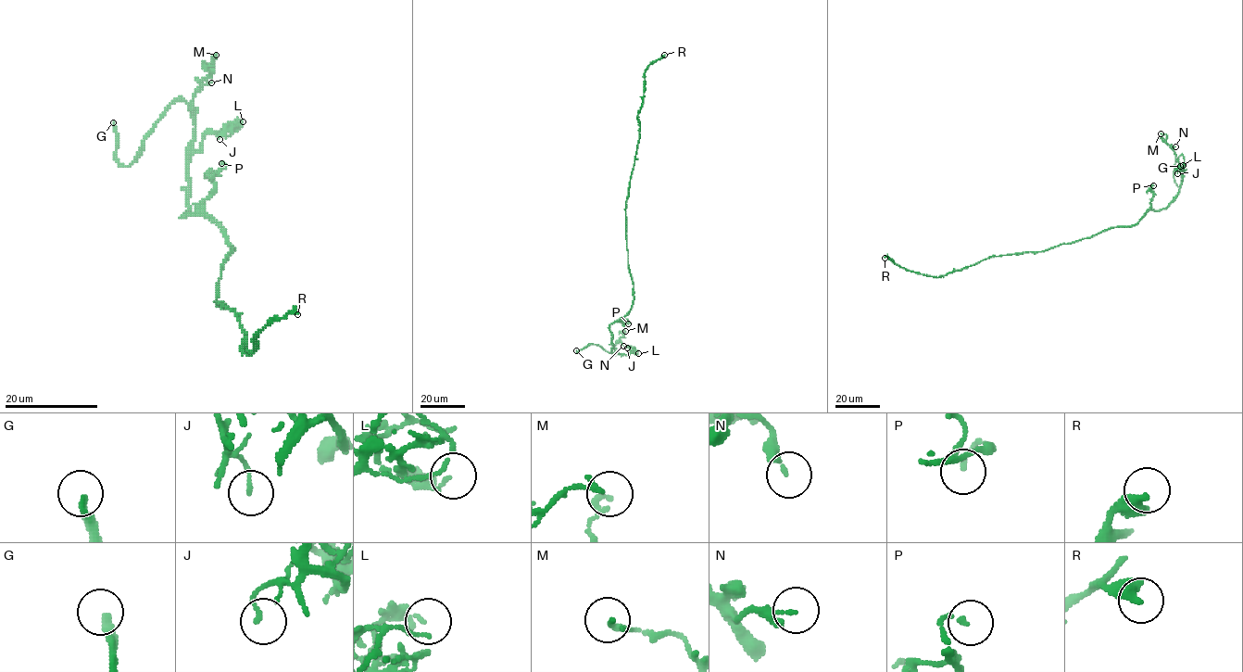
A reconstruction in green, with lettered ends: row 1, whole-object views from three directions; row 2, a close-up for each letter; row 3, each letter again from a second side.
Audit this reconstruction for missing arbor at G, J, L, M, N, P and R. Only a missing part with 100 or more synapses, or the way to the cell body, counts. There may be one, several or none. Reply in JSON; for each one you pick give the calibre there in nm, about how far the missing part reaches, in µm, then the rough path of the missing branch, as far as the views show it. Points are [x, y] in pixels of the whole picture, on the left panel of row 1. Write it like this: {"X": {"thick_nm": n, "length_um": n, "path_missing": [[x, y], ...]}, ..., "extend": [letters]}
{"G": {"thick_nm": 260, "length_um": 8, "path_missing": [[113, 122], [110, 91]]}, "R": {"thick_nm": 440, "length_um": 140}, "extend": ["G", "R"]}

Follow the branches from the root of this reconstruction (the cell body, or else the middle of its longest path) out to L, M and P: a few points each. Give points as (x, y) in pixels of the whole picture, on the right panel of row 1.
L: (1086, 237), (1113, 227), (1134, 226), (1149, 209), (1165, 209), (1179, 190), (1183, 165)
M: (1086, 237), (1134, 226), (1149, 209), (1165, 209), (1176, 196), (1182, 167), (1167, 136), (1161, 133)
P: (1086, 237), (1113, 227), (1134, 226), (1150, 208), (1153, 185)

